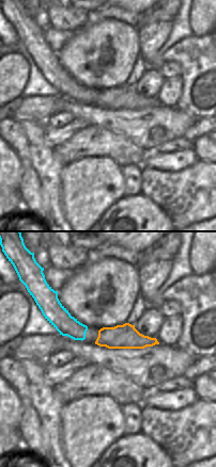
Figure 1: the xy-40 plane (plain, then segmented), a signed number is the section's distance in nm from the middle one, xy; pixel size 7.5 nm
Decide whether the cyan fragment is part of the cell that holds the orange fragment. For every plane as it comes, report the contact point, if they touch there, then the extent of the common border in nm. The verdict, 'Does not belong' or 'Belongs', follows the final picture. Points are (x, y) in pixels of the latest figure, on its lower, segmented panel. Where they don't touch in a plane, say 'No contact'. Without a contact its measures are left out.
No contact.

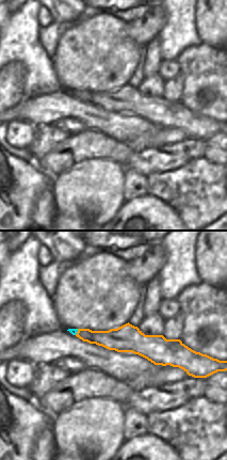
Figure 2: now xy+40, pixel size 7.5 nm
Touches orange at (77, 332). Shared border 50 nm.

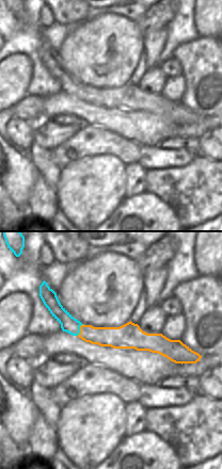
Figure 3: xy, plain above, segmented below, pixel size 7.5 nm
Touches orange at (80, 329). Shared border 100 nm.

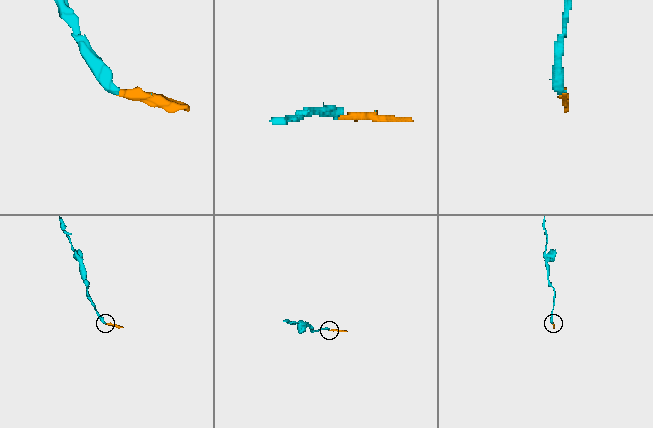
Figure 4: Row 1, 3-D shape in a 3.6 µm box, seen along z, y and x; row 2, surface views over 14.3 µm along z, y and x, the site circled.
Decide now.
Belongs.

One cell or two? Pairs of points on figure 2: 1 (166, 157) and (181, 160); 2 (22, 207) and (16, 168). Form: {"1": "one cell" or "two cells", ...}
{"1": "one cell", "2": "one cell"}

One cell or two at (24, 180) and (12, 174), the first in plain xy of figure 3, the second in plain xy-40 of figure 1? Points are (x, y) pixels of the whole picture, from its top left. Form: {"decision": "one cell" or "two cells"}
{"decision": "one cell"}

